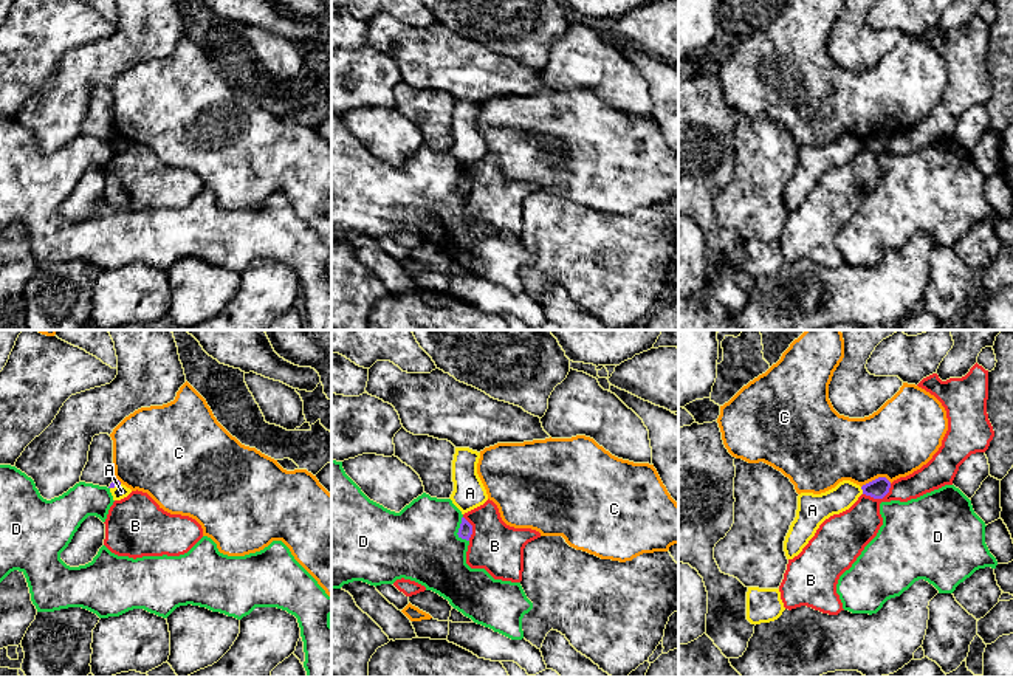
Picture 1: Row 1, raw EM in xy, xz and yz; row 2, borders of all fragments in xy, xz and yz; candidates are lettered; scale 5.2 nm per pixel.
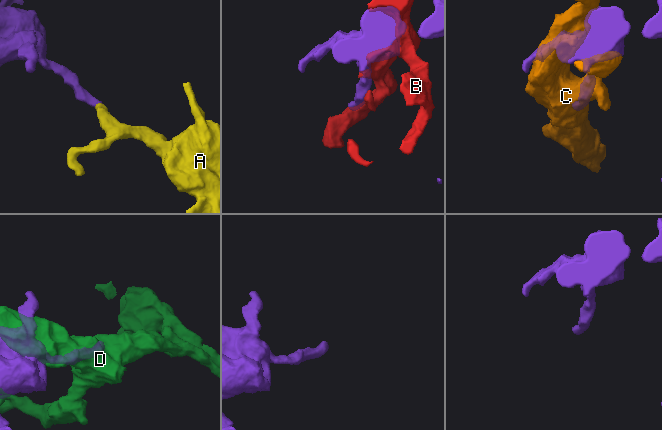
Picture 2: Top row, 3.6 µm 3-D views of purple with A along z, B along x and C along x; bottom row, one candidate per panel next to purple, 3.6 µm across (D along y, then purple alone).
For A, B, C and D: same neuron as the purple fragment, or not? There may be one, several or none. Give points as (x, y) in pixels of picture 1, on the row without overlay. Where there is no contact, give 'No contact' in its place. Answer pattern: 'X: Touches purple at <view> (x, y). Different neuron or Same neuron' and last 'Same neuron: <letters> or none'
A: Touches purple at yz (861, 141). Different neuron
B: Touches purple at yz (879, 151). Different neuron
C: Touches purple at yz (875, 132). Different neuron
D: Touches purple at xz (459, 183). Different neuron
Same neuron: none

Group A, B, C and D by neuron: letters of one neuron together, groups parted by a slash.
A / B / C / D

